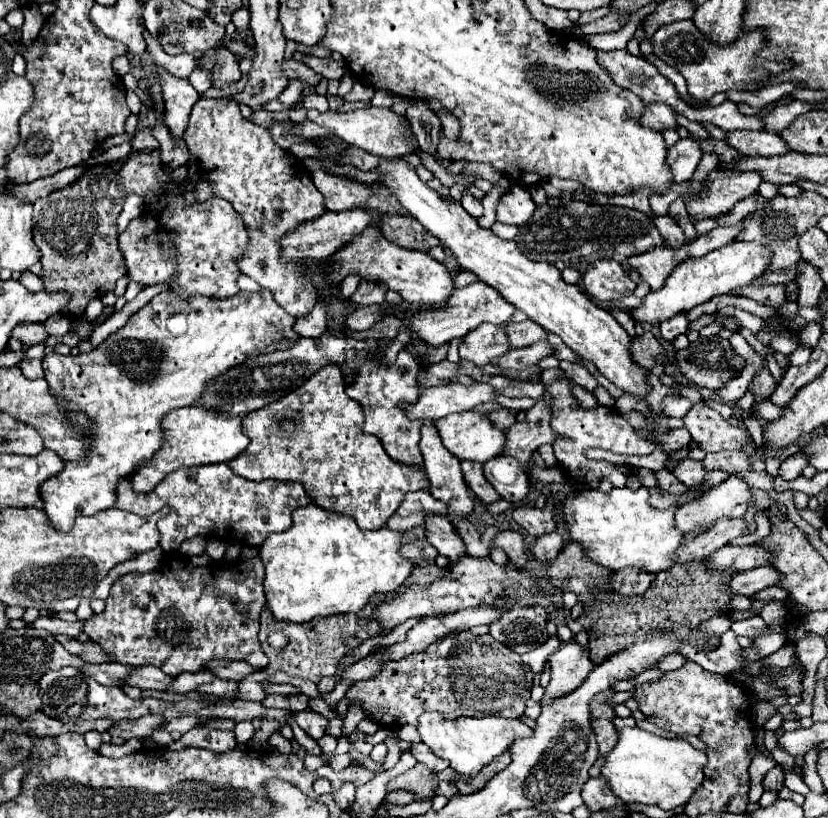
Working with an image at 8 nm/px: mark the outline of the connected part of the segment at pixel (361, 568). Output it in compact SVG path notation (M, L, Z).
M315 503L297 507L293 511L293 525L283 533L273 533L259 549L259 557L265 565L265 597L267 609L277 621L305 623L319 615L337 615L337 613L359 613L369 597L377 593L391 593L409 577L413 565L399 555L401 533L391 529L363 531L357 527L355 519L349 515L339 515L325 511Z

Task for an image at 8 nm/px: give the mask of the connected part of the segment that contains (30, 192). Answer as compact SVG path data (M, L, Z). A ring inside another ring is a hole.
M79 165L77 167L69 167L69 169L59 171L53 177L45 177L45 179L37 179L33 183L17 185L17 191L13 191L13 193L19 195L19 197L23 197L23 199L27 199L27 201L31 201L31 203L35 203L37 199L41 199L41 197L45 197L45 195L49 195L49 193L65 187L67 183L73 183L83 171L85 169L81 169Z

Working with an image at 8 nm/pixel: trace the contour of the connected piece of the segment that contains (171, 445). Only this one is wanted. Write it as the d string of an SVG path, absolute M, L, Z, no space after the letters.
M181 407L171 411L169 415L165 415L165 419L161 421L165 435L165 443L161 445L161 451L157 451L157 455L153 459L149 459L149 463L143 463L141 469L137 469L129 481L135 493L149 493L161 479L165 479L169 473L181 469L181 467L197 467L197 465L211 465L211 463L227 463L231 459L235 459L247 445L249 439L241 433L241 419L239 417L229 417L225 413L215 413L215 411L207 411L207 409L197 409L197 407Z

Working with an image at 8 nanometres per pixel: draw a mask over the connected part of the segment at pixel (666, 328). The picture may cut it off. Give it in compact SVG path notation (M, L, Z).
M681 313L681 315L675 315L675 317L671 317L671 319L667 319L667 321L663 321L663 323L659 325L661 337L663 337L665 341L673 343L677 335L681 335L681 333L687 331L687 325L689 325L689 321L687 321L687 317L685 317L683 313Z

